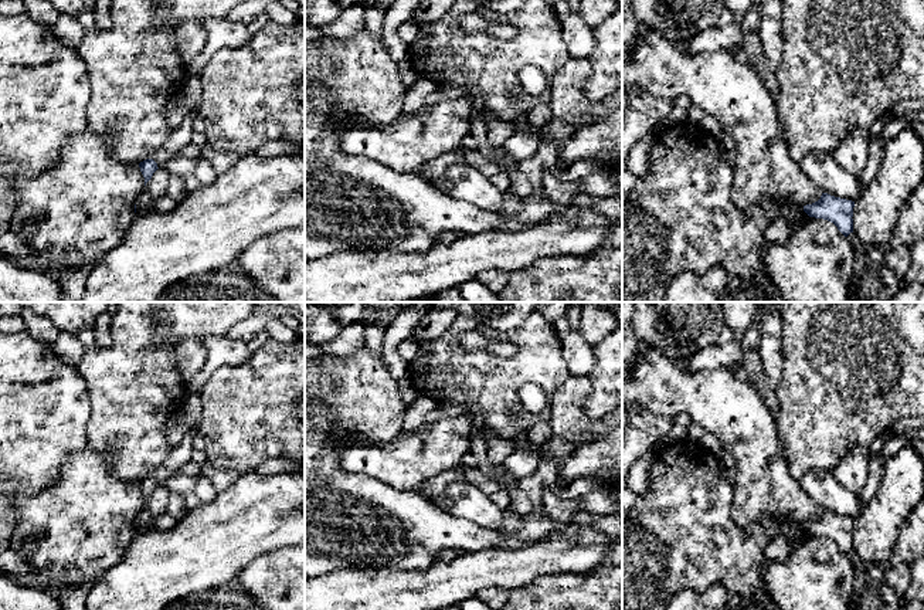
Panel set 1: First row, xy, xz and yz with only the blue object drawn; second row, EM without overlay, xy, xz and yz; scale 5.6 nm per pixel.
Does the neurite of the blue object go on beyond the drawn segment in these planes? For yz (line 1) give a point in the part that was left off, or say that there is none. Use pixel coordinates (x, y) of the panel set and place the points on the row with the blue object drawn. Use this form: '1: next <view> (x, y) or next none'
1: next none

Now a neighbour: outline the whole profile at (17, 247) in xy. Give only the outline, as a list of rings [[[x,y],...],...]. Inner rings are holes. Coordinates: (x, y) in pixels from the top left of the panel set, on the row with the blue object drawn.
[[[6,233],[0,238],[0,255],[11,255],[18,262],[28,262],[37,258],[37,253],[16,233]]]

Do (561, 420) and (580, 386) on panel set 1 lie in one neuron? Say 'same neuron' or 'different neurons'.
same neuron

